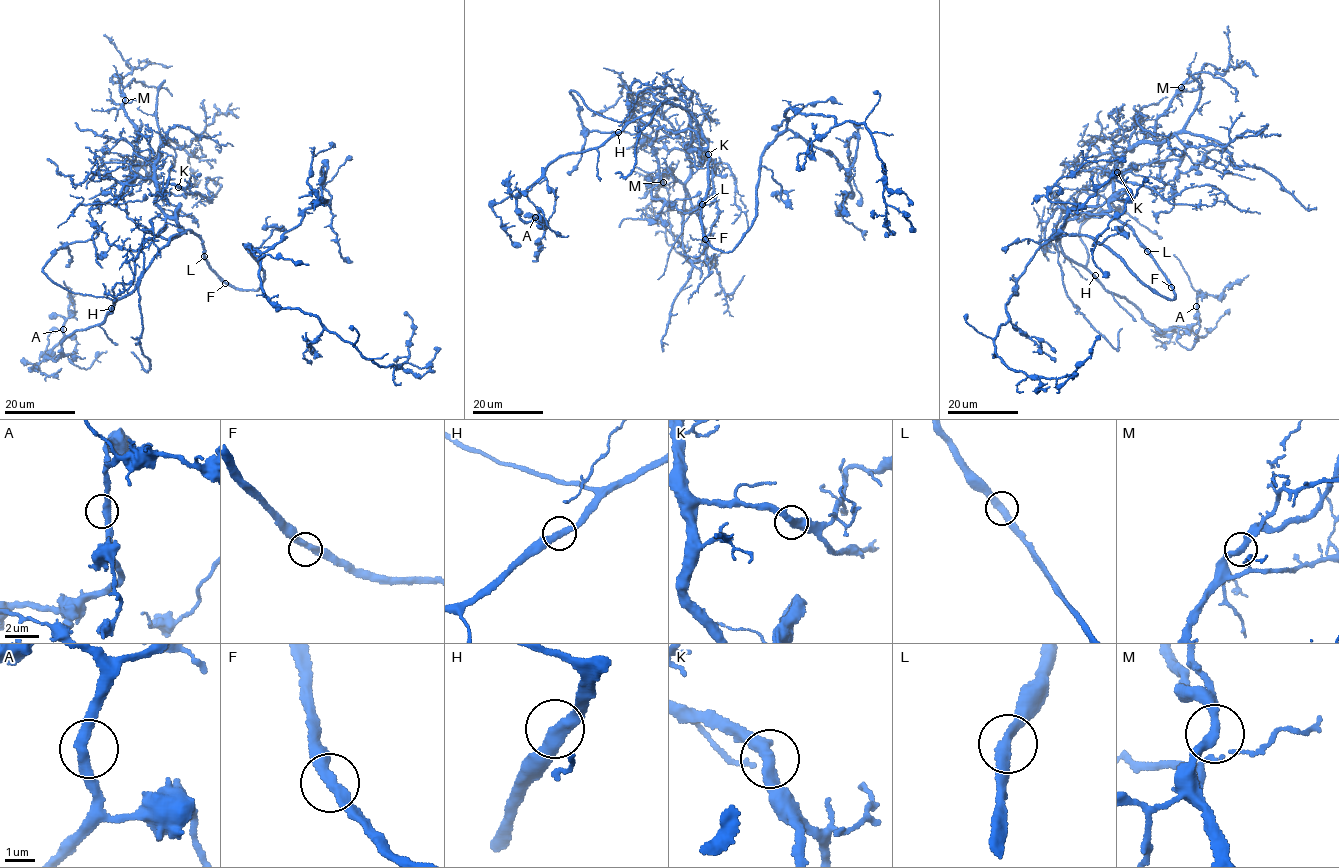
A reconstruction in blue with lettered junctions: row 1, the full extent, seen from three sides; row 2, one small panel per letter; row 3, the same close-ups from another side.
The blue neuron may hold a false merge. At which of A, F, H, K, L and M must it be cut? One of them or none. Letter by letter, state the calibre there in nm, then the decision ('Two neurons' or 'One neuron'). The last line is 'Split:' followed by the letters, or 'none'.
A: Thickness 360 nm. One neuron
F: Thickness 320 nm. One neuron
H: Thickness 360 nm. One neuron
K: Thickness 360 nm. One neuron
L: Thickness 360 nm. One neuron
M: Thickness 340 nm. One neuron
Split: none

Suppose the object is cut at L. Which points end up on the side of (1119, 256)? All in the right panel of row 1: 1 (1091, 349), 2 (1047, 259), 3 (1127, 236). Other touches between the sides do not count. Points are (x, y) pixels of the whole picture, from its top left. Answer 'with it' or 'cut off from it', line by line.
1: with it
2: cut off from it
3: with it

